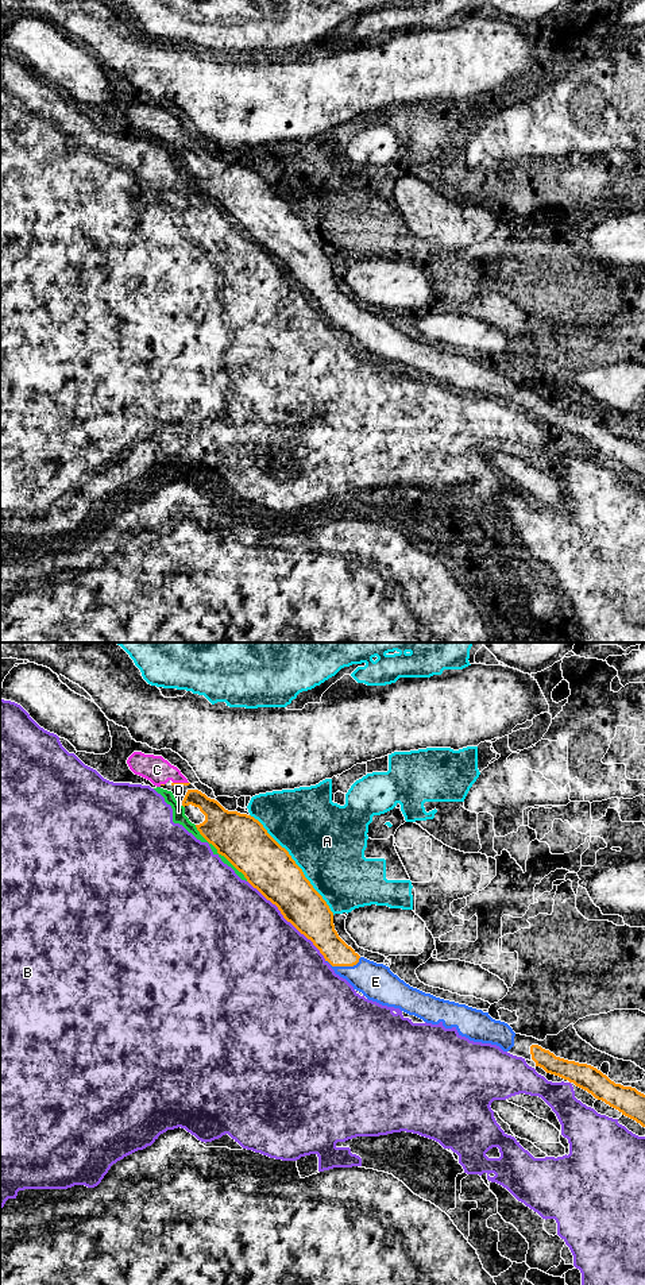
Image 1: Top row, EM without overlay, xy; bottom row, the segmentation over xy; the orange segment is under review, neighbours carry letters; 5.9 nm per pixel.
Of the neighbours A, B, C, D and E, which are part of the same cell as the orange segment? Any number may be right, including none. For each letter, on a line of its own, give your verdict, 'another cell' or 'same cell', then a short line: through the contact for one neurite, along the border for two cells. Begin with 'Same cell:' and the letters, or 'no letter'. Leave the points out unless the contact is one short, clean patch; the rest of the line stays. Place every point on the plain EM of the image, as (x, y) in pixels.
Same cell: C, D, E
A: another cell
B: another cell
C: same cell
D: same cell
E: same cell

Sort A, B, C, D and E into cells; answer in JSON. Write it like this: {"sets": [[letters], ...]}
{"sets": [["A"], ["B"], ["C", "D", "E"]]}

